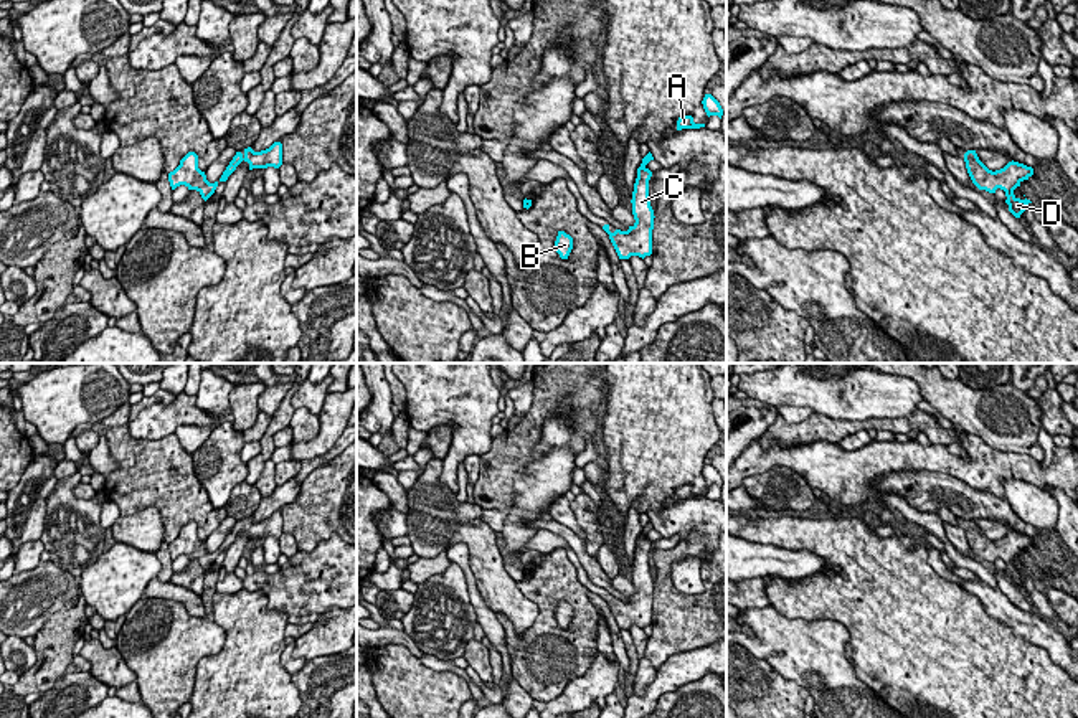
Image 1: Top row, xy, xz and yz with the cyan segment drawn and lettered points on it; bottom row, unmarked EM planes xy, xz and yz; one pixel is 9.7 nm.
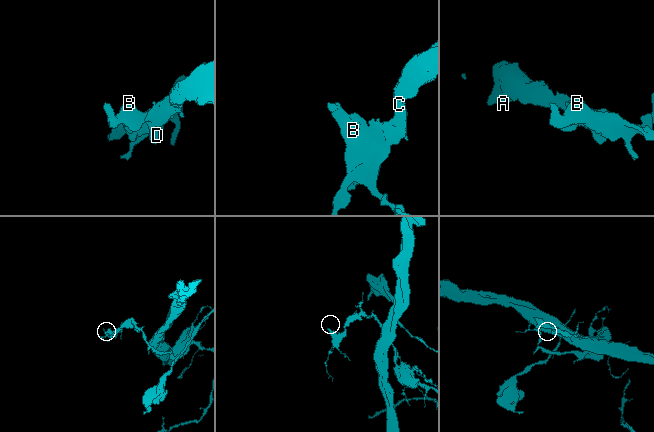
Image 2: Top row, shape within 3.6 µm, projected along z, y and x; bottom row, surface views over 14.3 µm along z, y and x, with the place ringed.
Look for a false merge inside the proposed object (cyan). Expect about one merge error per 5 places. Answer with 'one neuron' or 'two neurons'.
one neuron

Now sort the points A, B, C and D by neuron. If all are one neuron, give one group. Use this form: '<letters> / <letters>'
A B C D

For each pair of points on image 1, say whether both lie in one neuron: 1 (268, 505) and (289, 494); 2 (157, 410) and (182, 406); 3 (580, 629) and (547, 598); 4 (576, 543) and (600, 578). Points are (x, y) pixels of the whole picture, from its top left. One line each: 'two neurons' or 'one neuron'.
1: one neuron
2: one neuron
3: one neuron
4: one neuron

